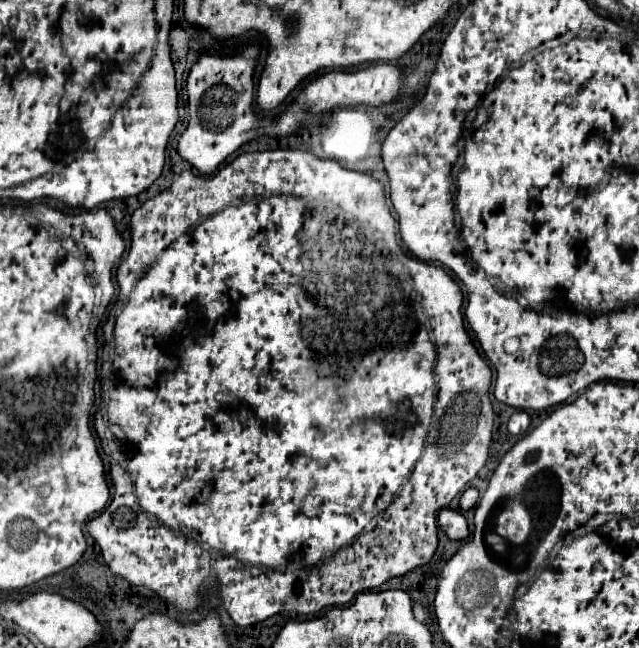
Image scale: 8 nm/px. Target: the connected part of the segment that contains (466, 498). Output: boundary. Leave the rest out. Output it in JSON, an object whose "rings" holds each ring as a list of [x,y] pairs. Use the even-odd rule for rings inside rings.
{"rings":[[[468,487],[468,489],[462,493],[462,497],[460,497],[460,509],[466,511],[466,509],[474,507],[476,503],[478,503],[478,489]]]}

